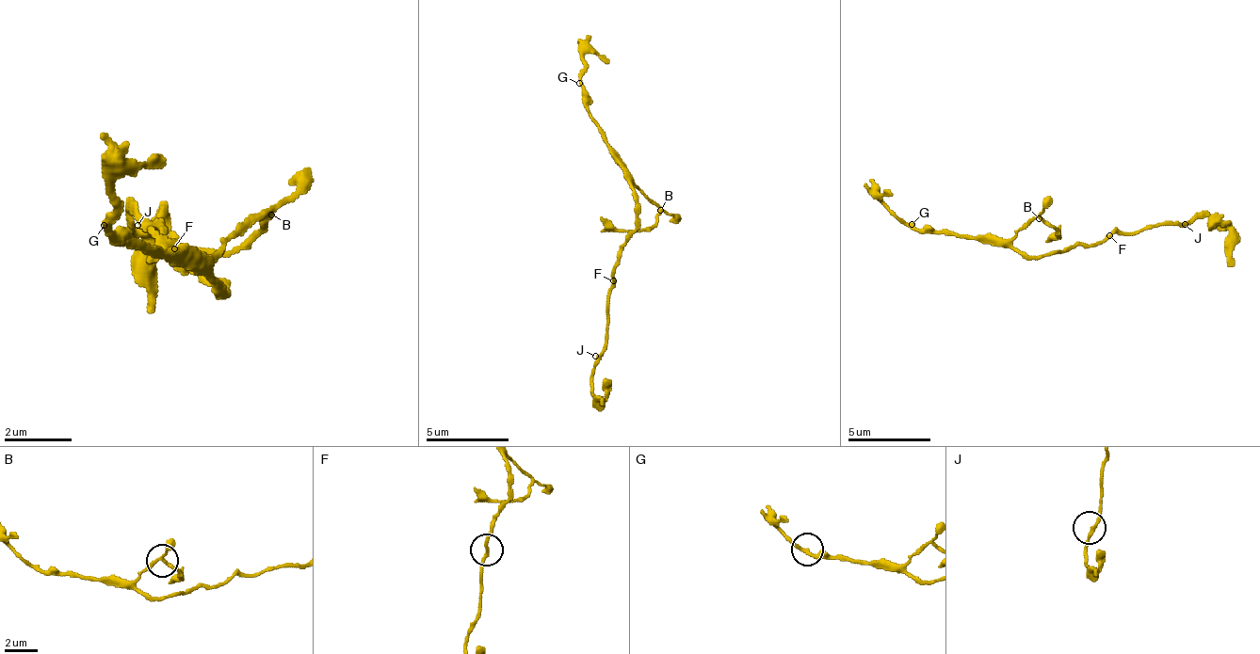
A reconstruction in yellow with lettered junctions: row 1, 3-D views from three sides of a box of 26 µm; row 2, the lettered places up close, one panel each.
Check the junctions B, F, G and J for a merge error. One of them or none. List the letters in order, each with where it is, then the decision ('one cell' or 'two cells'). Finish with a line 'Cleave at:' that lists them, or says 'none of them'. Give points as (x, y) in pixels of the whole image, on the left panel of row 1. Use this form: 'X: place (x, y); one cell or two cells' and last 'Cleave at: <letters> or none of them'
B: place (271, 215); two cells
F: place (174, 248); one cell
G: place (104, 225); one cell
J: place (137, 225); one cell
Cleave at: B

